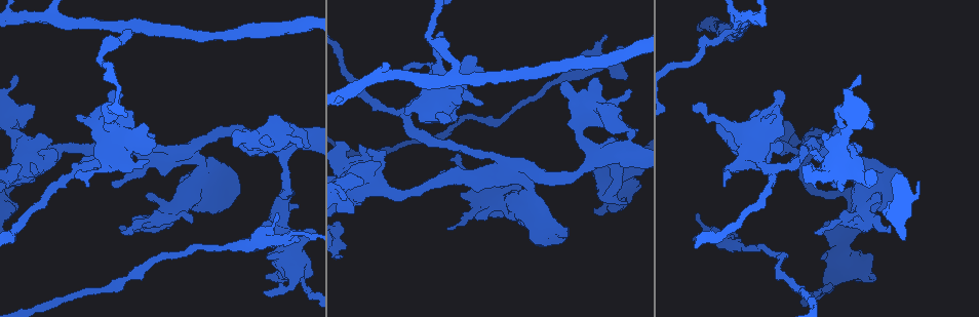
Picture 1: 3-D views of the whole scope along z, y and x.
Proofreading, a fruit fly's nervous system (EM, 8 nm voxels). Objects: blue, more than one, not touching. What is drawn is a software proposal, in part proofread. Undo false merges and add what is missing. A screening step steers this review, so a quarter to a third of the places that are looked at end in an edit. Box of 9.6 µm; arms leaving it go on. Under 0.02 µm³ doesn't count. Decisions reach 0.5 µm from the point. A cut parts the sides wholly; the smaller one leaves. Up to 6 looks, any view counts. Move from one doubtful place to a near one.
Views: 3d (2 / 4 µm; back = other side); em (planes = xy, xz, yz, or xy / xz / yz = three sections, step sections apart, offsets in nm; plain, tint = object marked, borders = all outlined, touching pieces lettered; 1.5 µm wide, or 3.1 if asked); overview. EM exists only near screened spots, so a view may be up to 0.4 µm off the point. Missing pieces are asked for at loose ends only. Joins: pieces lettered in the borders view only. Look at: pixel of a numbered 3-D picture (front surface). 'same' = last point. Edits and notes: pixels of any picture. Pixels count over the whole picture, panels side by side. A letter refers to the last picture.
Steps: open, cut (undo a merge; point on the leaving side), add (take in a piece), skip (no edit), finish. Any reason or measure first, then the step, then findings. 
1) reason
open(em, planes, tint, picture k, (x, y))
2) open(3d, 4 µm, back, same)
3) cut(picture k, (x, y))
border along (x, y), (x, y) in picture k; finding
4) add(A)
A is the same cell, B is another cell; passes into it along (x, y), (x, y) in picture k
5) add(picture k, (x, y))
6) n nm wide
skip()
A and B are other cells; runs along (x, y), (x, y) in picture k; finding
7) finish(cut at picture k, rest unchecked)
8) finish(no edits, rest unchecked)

open(em, yz, step 4, borders, picture 1, (565, 227))

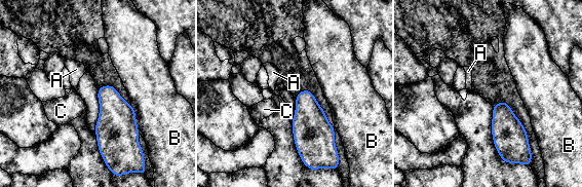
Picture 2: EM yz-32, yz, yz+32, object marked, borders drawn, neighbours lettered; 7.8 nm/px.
open(em, planes, borders, same)

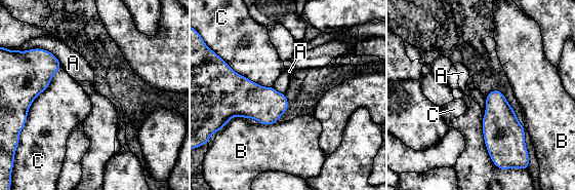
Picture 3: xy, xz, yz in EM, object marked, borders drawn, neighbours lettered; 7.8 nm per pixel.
skip()
A, B and C are other cells; border along (62, 68), (33, 101), (27, 117) in picture 3; none of them fits

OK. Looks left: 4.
open(em, yz, step 4, tint, picture 1, (503, 164))

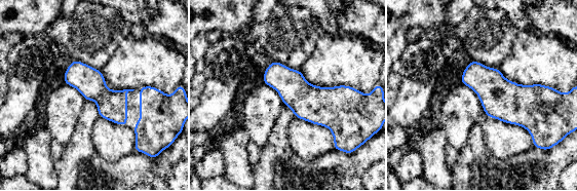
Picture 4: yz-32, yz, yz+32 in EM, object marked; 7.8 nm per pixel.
open(em, planes, borders, same)

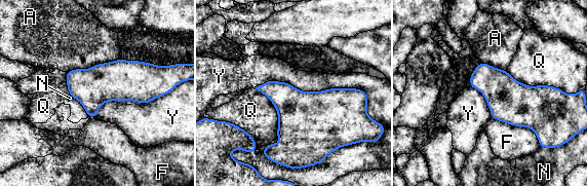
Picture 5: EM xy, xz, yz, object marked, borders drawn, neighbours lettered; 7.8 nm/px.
300 nm wide
skip()
A, F, N, Q and Y are other cells; border along (253, 87), (362, 90) in picture 5; all the same neuron

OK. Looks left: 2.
finish(no edits, rest unchecked)

